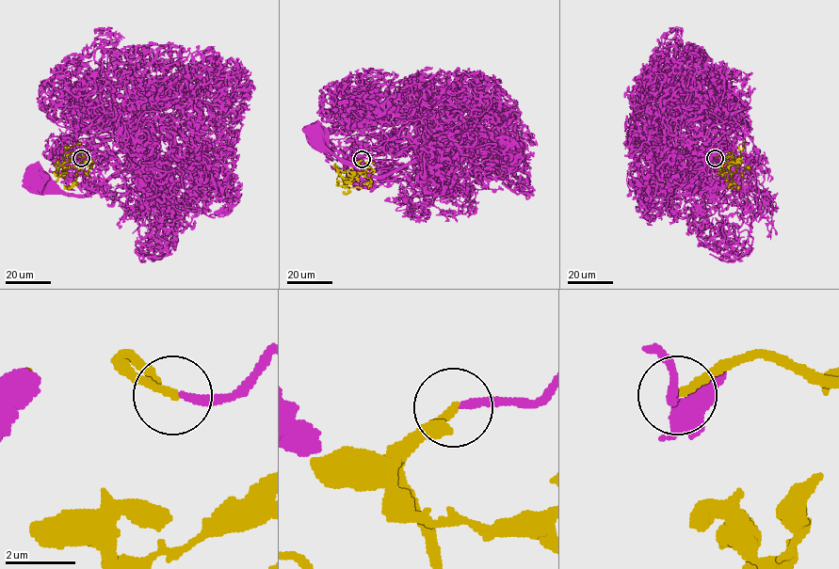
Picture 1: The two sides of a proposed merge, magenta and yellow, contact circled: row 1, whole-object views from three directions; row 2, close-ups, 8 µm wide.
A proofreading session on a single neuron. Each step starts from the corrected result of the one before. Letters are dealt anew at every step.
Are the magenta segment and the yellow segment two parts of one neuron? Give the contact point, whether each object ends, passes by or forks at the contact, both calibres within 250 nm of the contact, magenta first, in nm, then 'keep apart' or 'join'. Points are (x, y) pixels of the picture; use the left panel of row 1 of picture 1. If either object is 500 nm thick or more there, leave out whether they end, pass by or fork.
place (81, 158); magenta ends; yellow ends; calibres 220 and 240 nm; join

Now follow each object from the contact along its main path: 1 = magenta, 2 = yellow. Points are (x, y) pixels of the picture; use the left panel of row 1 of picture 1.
1: (82, 158), (89, 155), (94, 161), (107, 151), (75, 146), (70, 137), (70, 164), (37, 181)
2: (81, 158), (78, 156), (84, 153), (75, 152), (63, 165), (57, 179), (67, 173), (65, 167), (66, 171)

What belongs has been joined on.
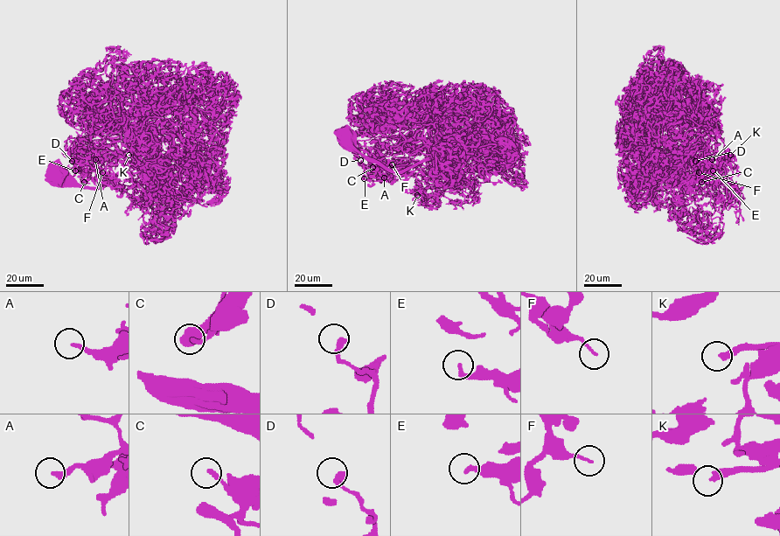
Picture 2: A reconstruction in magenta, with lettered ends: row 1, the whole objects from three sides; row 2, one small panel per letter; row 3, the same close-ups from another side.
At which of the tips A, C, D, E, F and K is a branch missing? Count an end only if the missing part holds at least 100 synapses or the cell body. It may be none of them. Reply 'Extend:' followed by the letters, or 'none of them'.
Extend: K

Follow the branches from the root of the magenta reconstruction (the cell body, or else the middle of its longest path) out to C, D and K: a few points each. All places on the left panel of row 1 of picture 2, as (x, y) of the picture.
C: (57, 176), (85, 161), (84, 139), (116, 149), (105, 159), (93, 154), (105, 160), (94, 163), (84, 182)
D: (57, 176), (85, 161), (84, 139), (87, 145), (116, 149), (105, 159), (89, 151), (75, 163), (72, 161)
K: (57, 176), (76, 185), (100, 187), (132, 168), (141, 166), (143, 175), (138, 170), (136, 158), (128, 155)

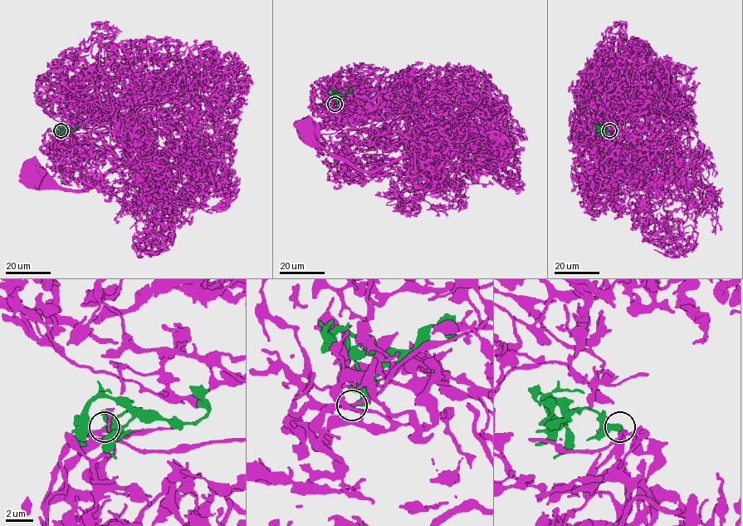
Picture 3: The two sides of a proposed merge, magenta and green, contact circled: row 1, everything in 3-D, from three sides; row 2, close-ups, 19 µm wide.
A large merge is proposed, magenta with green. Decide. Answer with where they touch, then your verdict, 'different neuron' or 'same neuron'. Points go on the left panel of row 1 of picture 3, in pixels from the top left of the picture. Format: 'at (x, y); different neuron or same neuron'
at (61, 130); same neuron

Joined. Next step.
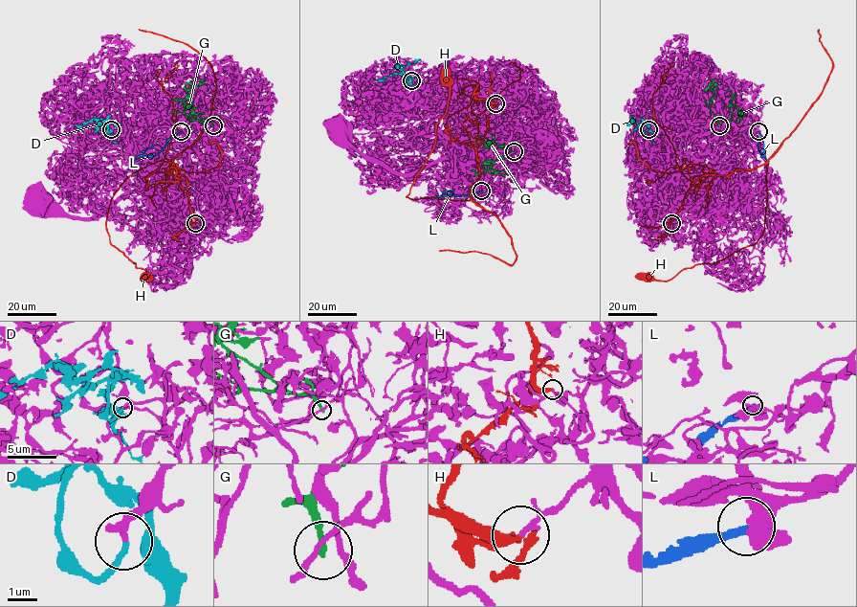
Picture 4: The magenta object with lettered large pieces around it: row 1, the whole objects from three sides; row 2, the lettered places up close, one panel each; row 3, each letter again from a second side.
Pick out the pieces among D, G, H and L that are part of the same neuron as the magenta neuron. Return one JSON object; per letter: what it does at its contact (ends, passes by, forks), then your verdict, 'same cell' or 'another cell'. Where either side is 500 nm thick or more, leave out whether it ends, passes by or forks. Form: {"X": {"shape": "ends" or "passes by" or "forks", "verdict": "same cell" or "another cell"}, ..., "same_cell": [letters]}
{"D": {"shape": "passes by", "verdict": "same cell"}, "G": {"shape": "ends", "verdict": "another cell"}, "H": {"shape": "ends", "verdict": "another cell"}, "L": {"shape": "ends", "verdict": "another cell"}, "same_cell": ["D"]}

